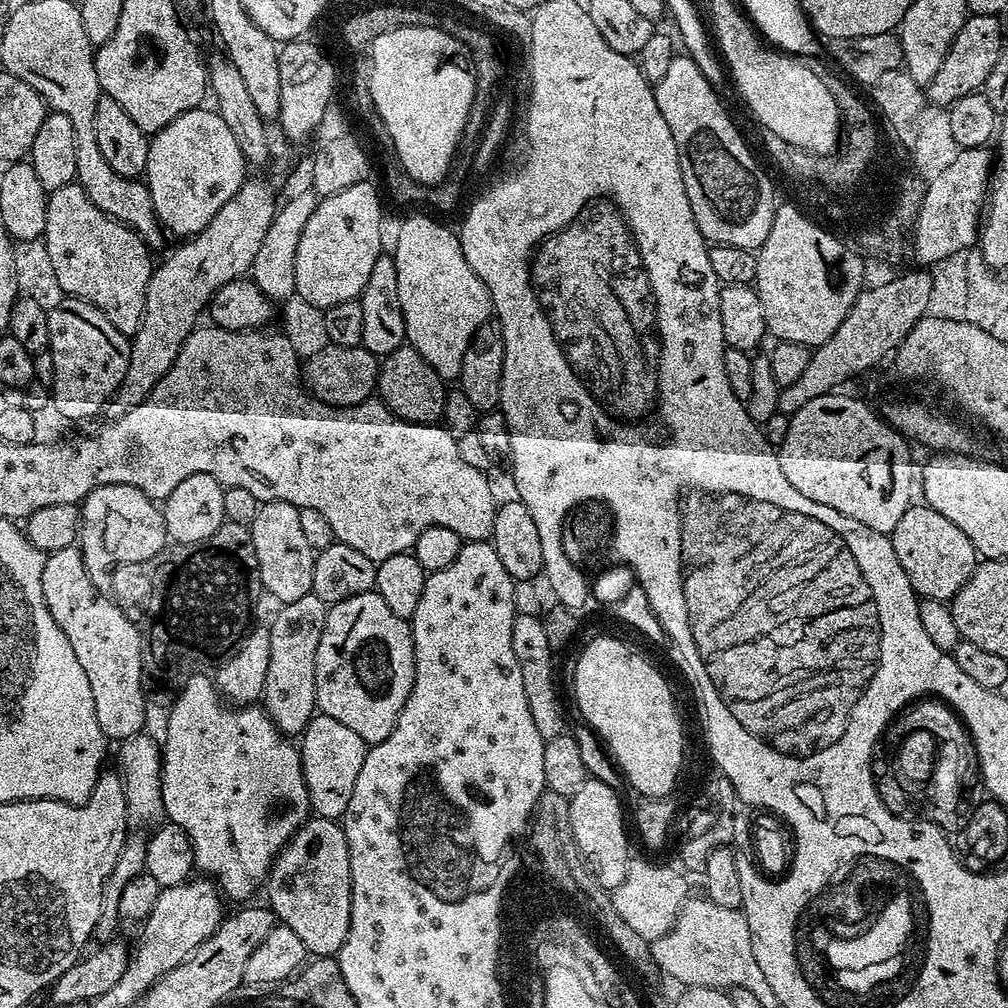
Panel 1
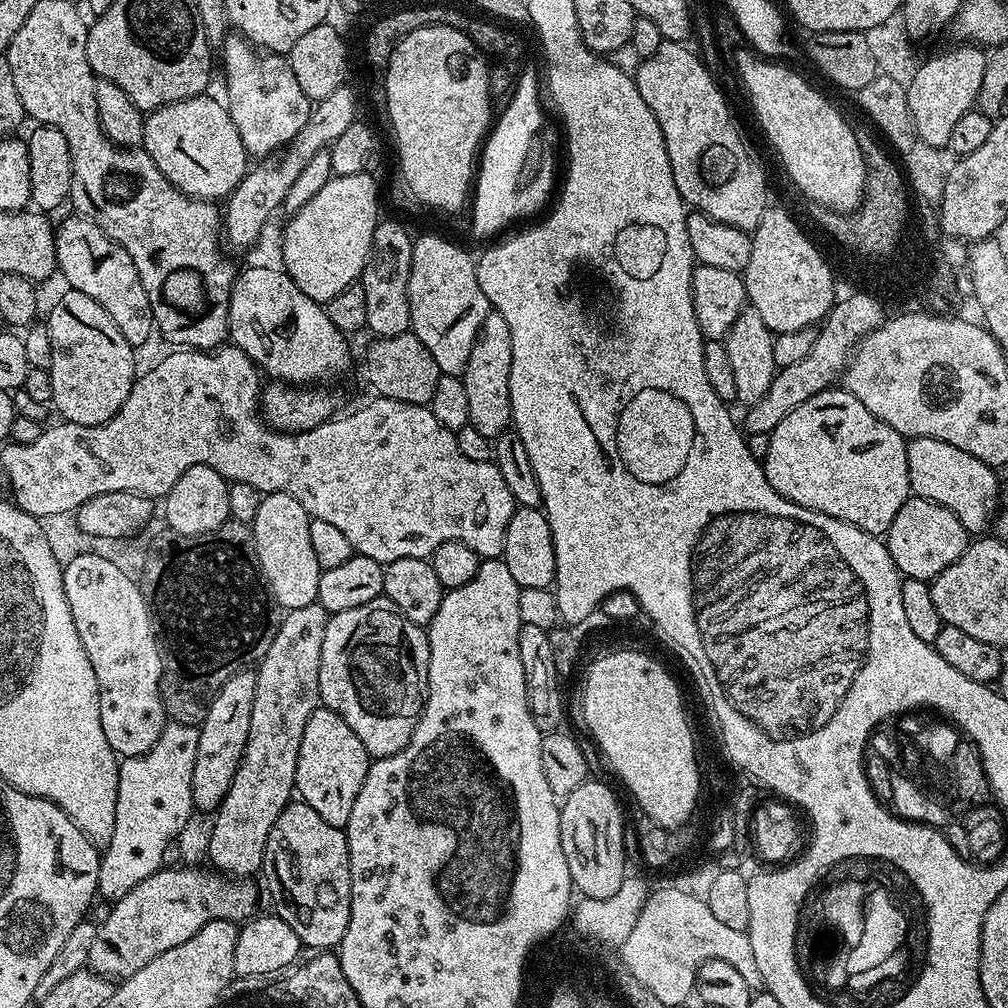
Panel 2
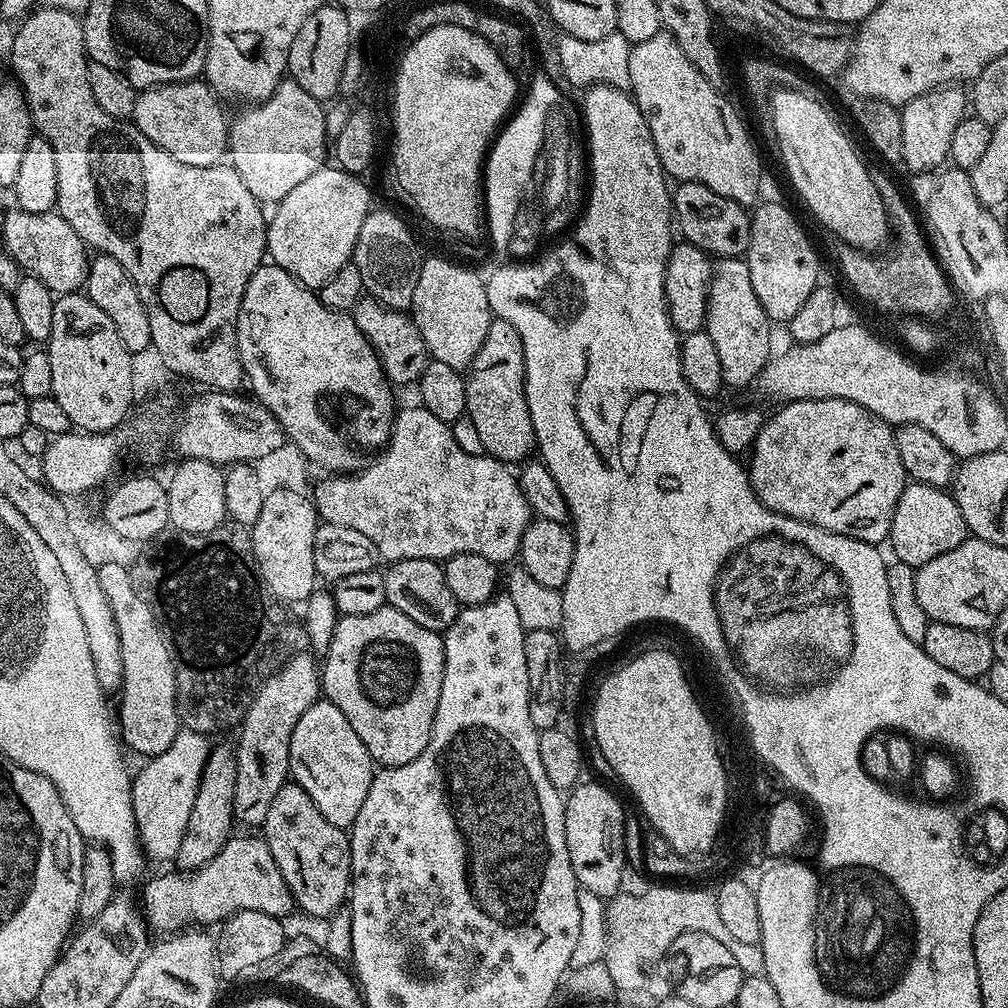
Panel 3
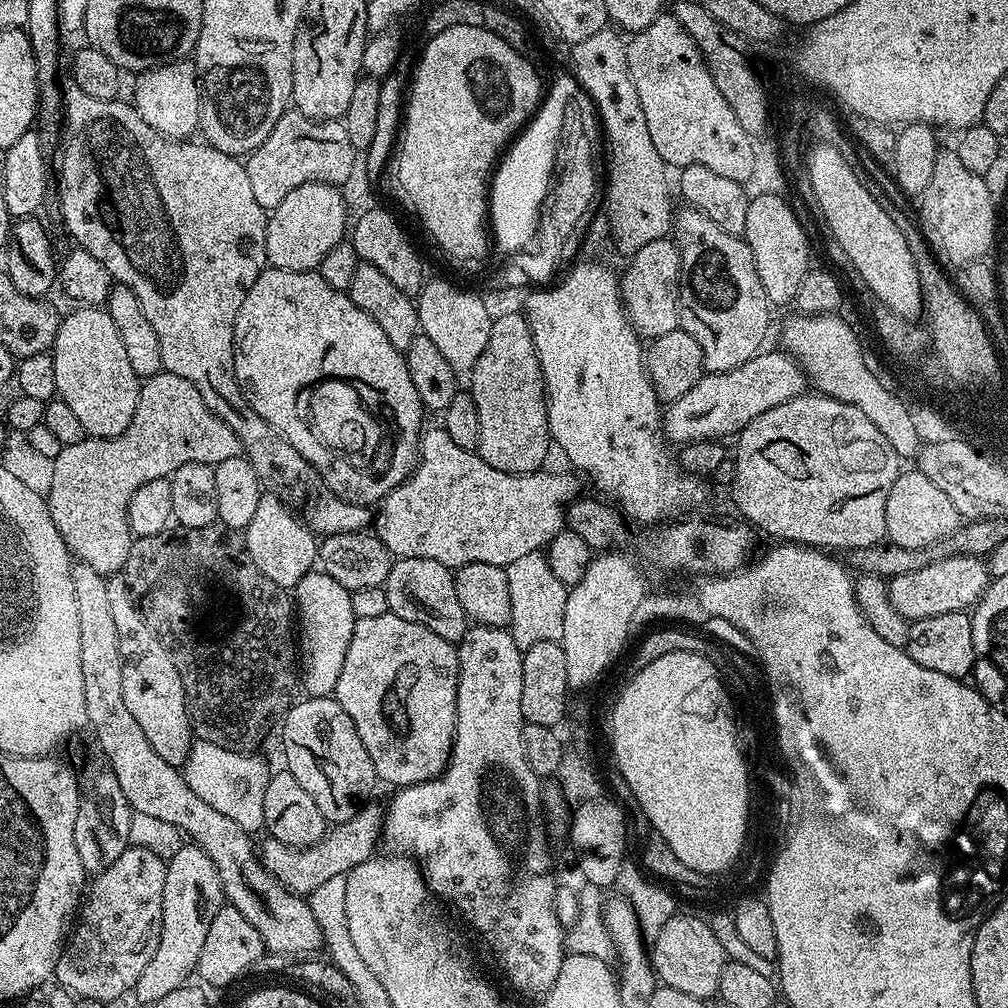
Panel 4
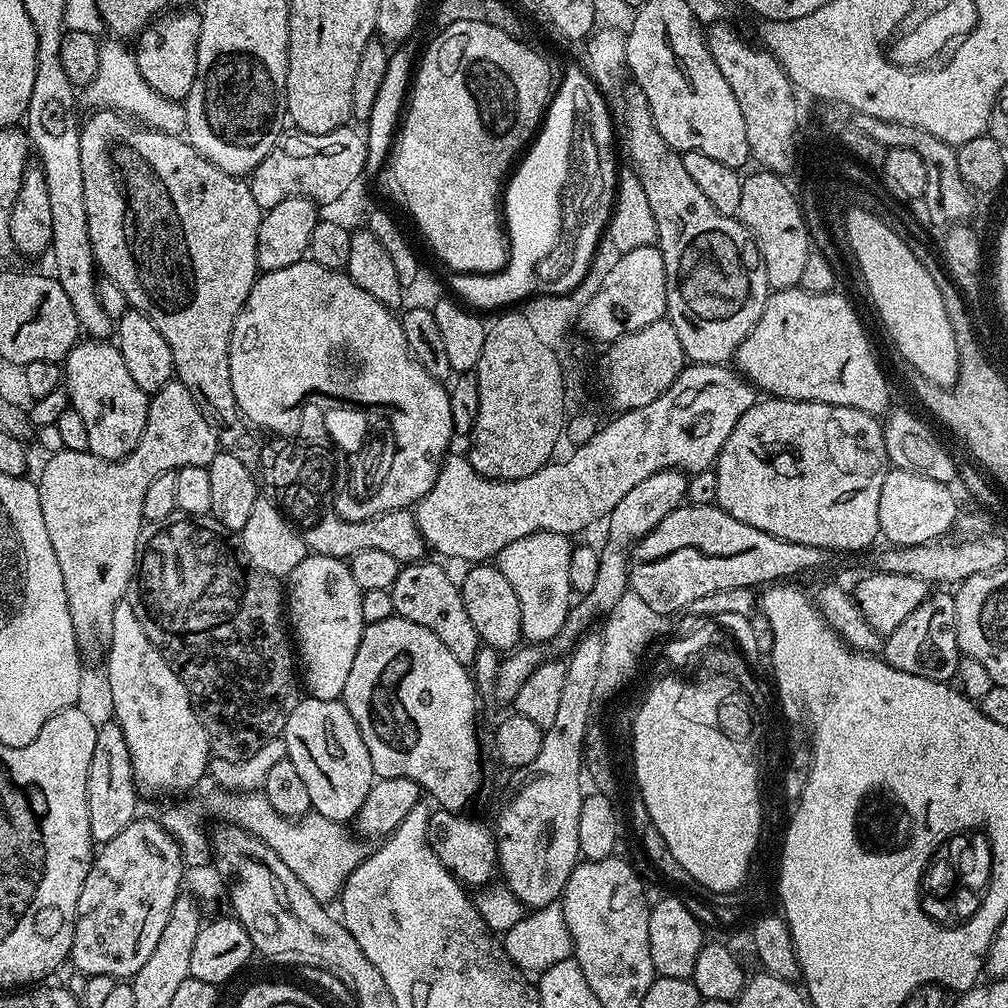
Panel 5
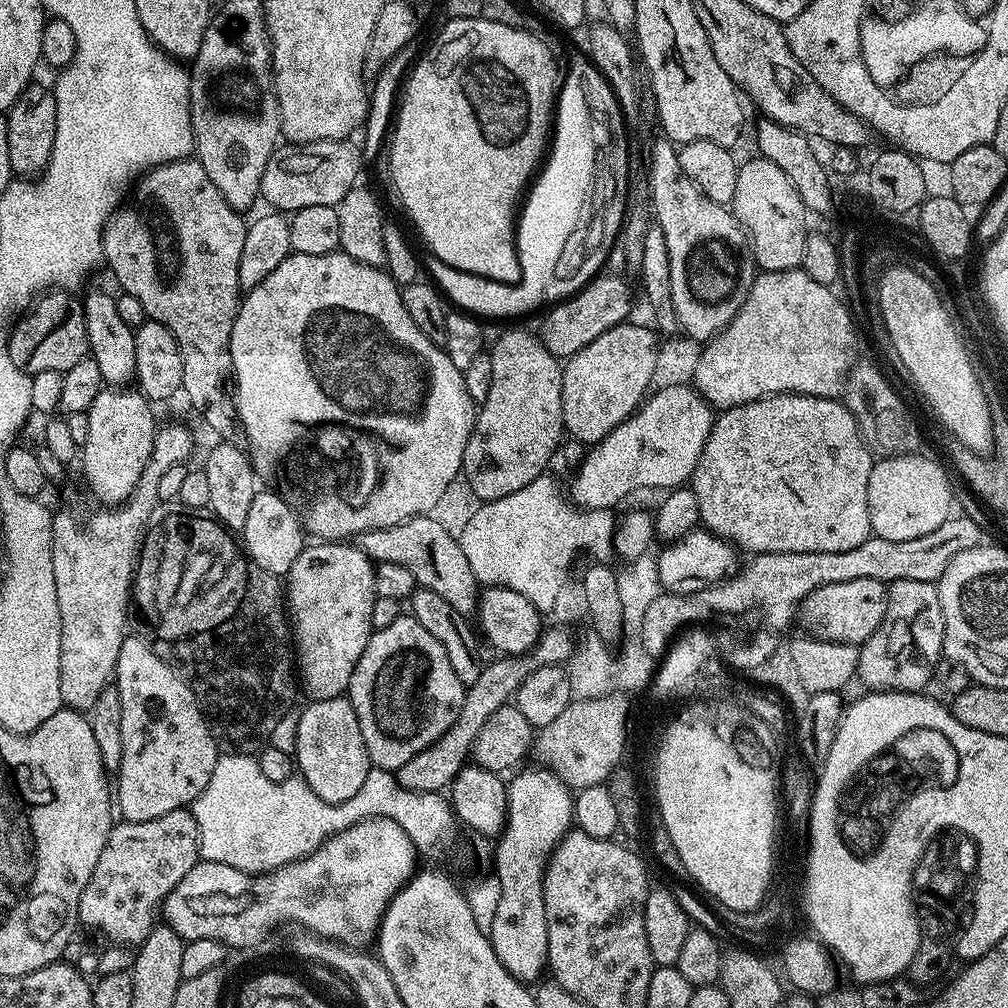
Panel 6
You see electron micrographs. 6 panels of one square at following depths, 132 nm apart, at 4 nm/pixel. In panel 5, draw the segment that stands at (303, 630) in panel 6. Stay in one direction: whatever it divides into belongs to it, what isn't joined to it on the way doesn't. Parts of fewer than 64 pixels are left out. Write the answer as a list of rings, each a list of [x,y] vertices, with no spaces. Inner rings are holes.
[[[305,554],[286,580],[286,616],[295,639],[300,639],[295,641],[294,652],[302,673],[303,691],[319,700],[341,699],[365,626],[362,592],[347,563],[329,556]]]

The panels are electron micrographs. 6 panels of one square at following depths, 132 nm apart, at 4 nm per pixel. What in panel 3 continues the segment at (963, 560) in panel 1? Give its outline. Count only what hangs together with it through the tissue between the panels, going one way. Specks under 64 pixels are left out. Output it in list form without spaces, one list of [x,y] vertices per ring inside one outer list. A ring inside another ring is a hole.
[[[905,483],[898,498],[898,506],[894,506],[892,519],[890,545],[893,552],[891,555],[895,559],[919,566],[930,562],[930,558],[938,558],[938,554],[946,554],[946,550],[954,550],[954,546],[969,539],[969,536],[962,510],[958,510],[951,491],[929,484]]]

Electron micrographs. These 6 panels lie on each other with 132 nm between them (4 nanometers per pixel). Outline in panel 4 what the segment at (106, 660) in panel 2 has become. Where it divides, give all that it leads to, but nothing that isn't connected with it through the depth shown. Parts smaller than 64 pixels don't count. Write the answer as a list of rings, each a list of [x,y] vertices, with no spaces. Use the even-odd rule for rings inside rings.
[[[120,574],[113,575],[108,580],[108,589],[110,590],[110,607],[112,607],[114,626],[118,626],[118,650],[122,654],[122,695],[126,698],[126,706],[130,714],[134,714],[138,726],[142,726],[142,734],[146,734],[146,742],[150,742],[150,746],[158,750],[158,755],[166,758],[166,762],[177,766],[183,765],[194,741],[194,733],[192,724],[188,720],[188,707],[184,701],[182,678],[178,678],[178,670],[166,646],[162,646],[162,642],[152,633],[150,626],[146,626],[140,609],[136,607],[136,601],[132,599],[127,579]]]

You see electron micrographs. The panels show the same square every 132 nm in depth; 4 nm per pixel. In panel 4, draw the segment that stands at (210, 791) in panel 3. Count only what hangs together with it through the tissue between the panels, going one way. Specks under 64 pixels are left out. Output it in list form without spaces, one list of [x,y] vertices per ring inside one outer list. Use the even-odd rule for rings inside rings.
[[[191,842],[185,843],[174,858],[166,861],[158,950],[154,950],[154,958],[150,958],[146,970],[142,970],[134,989],[134,997],[140,1006],[158,1002],[158,998],[166,998],[170,990],[183,988],[191,981],[188,979],[196,972],[198,958],[202,958],[202,946],[206,943],[210,922],[214,922],[214,914],[218,914],[225,904],[222,882],[218,878],[218,870],[214,870],[214,862],[210,862],[210,854]]]

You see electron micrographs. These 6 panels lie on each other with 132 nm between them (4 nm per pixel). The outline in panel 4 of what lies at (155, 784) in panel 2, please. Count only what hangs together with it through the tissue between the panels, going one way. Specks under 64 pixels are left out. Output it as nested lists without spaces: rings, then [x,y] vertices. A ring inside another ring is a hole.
[[[198,738],[193,741],[188,756],[182,765],[184,780],[194,790],[194,794],[197,794],[198,798],[202,798],[207,805],[212,805],[214,810],[218,810],[220,814],[233,819],[234,822],[238,823],[238,826],[250,834],[256,834],[256,831],[261,831],[264,828],[263,799],[272,773],[271,767],[268,768],[267,764],[256,755],[258,754],[228,751],[222,746]]]

